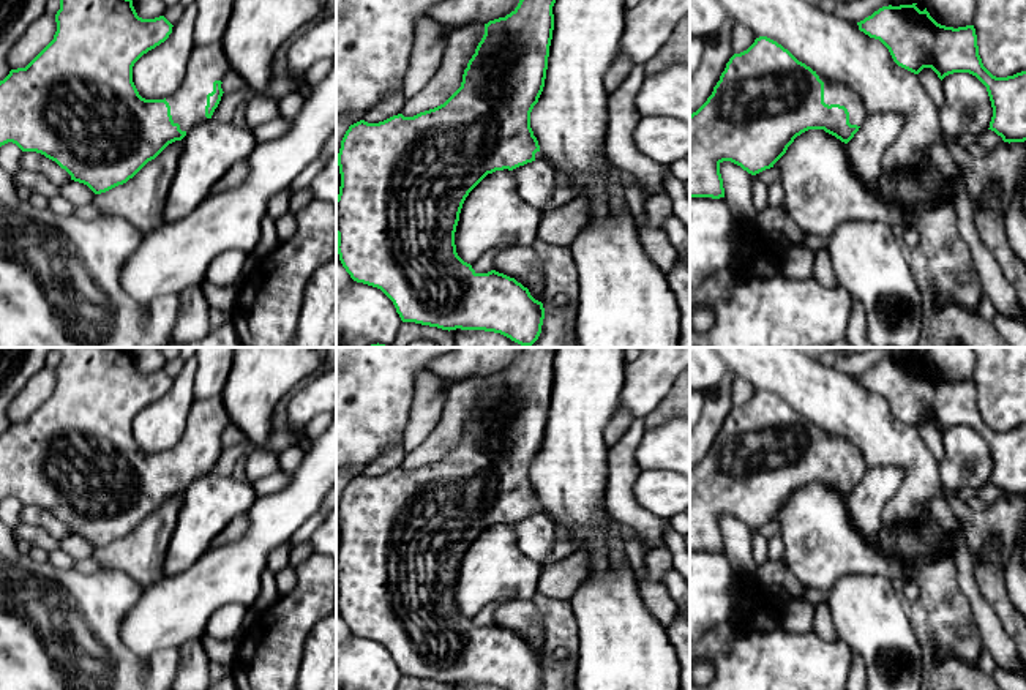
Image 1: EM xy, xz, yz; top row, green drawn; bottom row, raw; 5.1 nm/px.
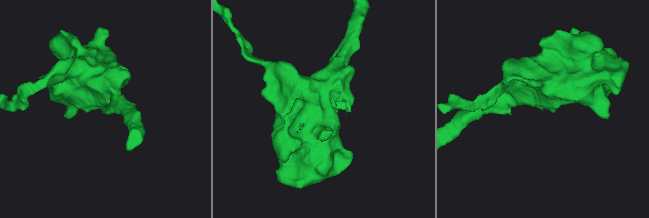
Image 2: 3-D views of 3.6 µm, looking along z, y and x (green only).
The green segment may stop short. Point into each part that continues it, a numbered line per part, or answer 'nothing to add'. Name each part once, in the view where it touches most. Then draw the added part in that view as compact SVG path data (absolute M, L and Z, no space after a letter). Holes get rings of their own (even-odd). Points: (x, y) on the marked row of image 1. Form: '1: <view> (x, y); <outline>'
1: yz (835, 92); M819 73L816 74L824 82L824 103L829 106L830 104L844 106L849 112L849 123L862 126L867 117L862 98L856 92L852 92L848 85L837 81L830 81Z

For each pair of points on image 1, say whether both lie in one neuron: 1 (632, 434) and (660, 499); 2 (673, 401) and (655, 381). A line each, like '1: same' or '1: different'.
1: different
2: different

